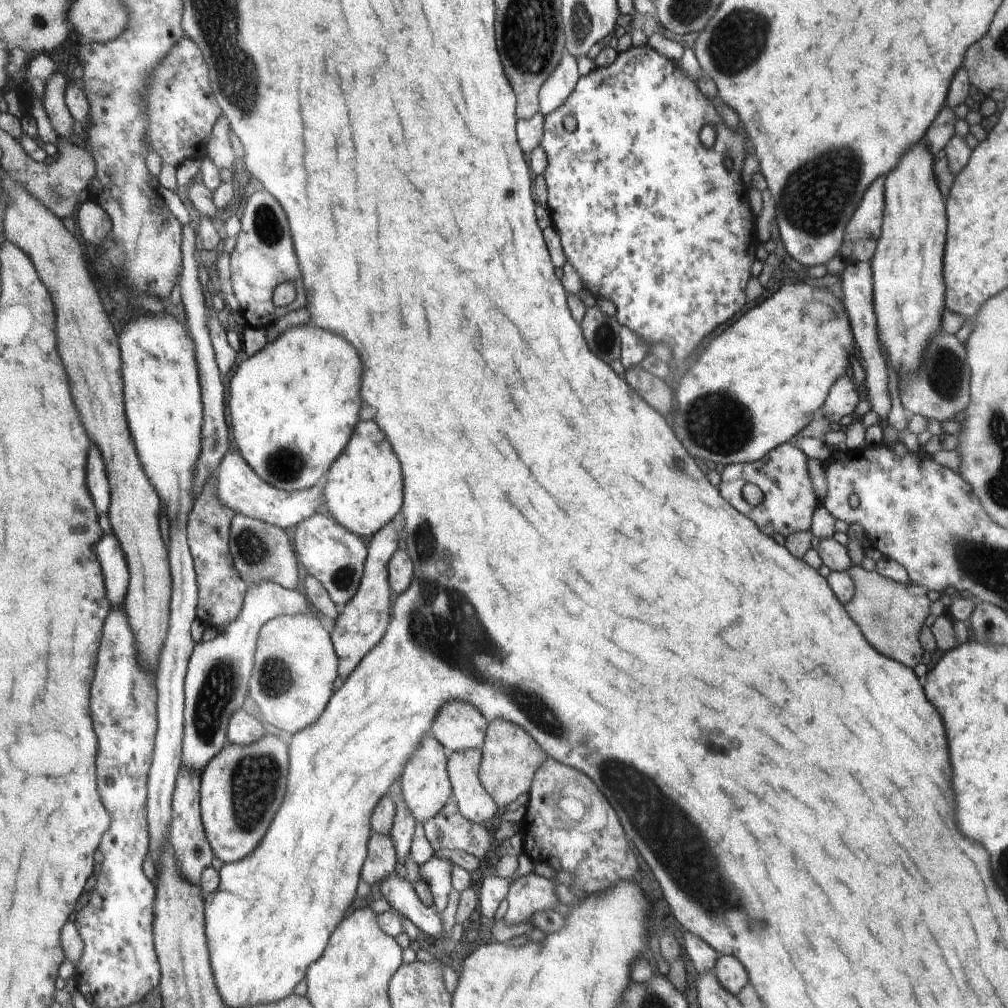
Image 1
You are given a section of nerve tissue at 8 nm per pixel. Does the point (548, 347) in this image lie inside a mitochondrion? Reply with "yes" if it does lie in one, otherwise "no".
no

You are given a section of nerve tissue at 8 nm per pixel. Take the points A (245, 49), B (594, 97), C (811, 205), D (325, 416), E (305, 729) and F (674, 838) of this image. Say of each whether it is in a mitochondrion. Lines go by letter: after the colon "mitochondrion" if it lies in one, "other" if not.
A: mitochondrion
B: other
C: mitochondrion
D: other
E: other
F: mitochondrion

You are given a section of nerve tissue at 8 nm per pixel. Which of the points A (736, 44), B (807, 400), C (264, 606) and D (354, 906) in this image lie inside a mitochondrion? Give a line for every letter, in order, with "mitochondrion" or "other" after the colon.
A: mitochondrion
B: other
C: other
D: other

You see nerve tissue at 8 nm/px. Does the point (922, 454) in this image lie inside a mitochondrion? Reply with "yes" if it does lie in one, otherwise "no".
no

